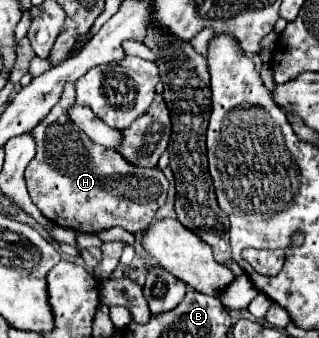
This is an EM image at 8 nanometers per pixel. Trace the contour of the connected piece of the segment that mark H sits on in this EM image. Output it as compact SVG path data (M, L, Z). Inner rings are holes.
M66 85L62 99L34 127L32 135L38 153L26 167L26 185L30 199L54 225L72 227L82 233L98 233L110 227L124 227L138 233L152 223L156 211L166 203L168 181L158 167L138 167L128 163L118 151L110 151L82 135L70 123L70 107L74 105L74 85Z

